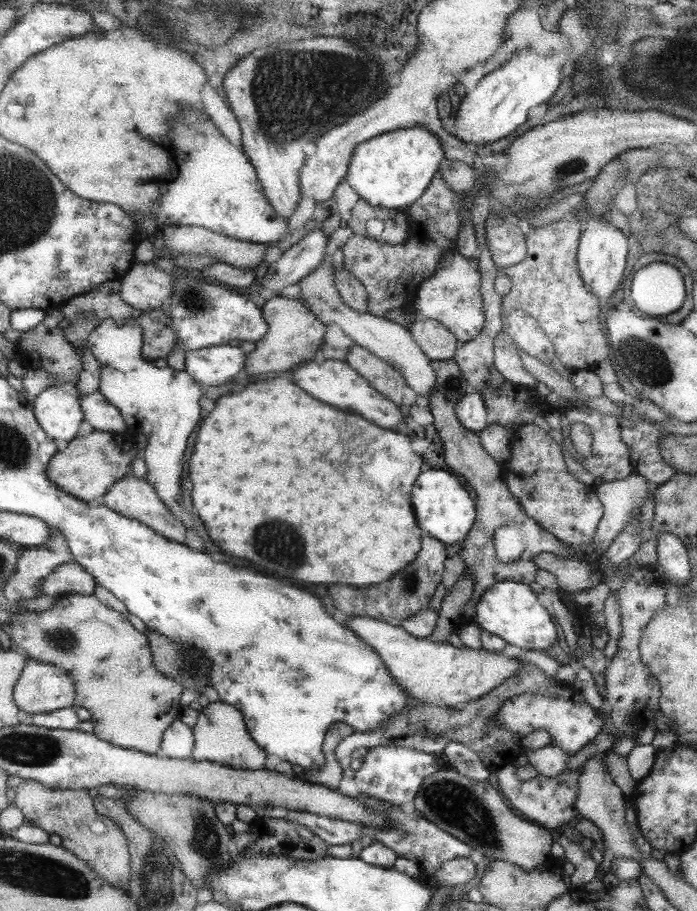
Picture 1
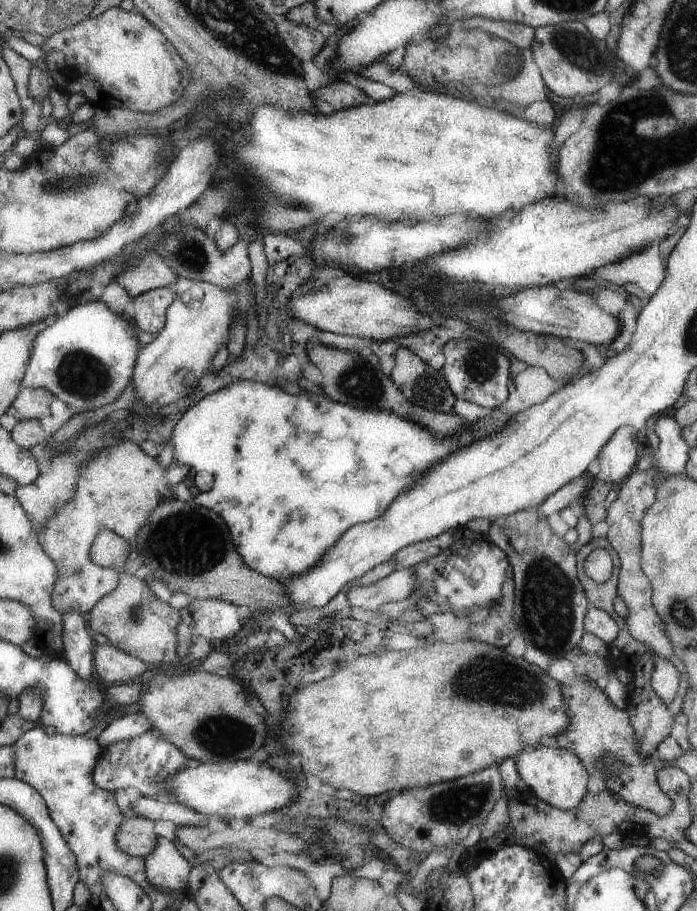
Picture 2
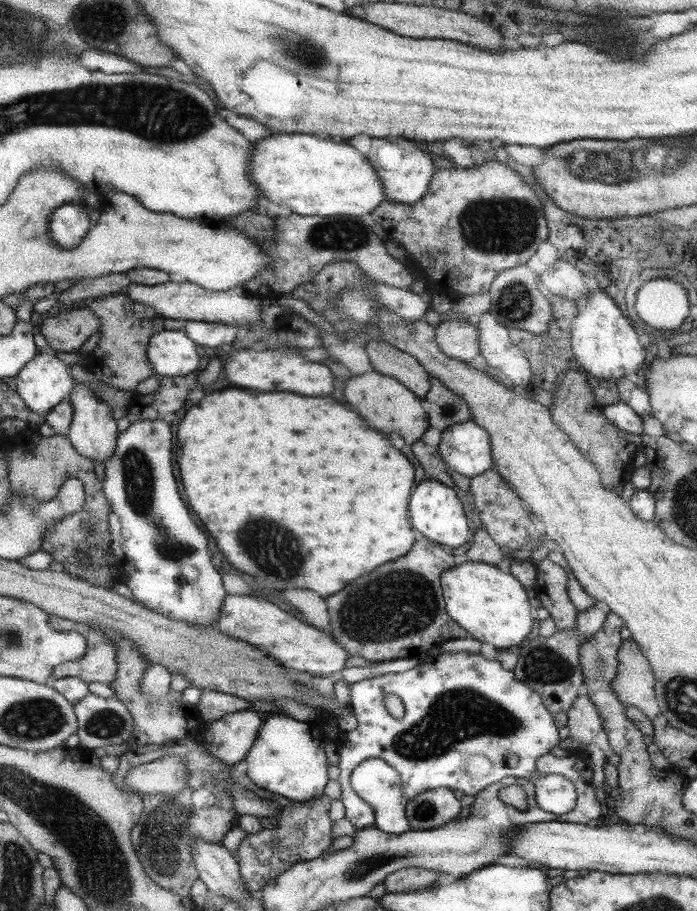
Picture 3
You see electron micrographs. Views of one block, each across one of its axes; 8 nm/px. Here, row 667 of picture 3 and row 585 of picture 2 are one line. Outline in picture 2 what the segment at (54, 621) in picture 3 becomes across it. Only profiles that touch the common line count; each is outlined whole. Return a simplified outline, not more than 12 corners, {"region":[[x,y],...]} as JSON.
{"region":[[135,442],[84,463],[76,497],[37,530],[61,568],[52,597],[88,617],[122,573],[92,560],[106,529],[127,546],[165,472]]}

